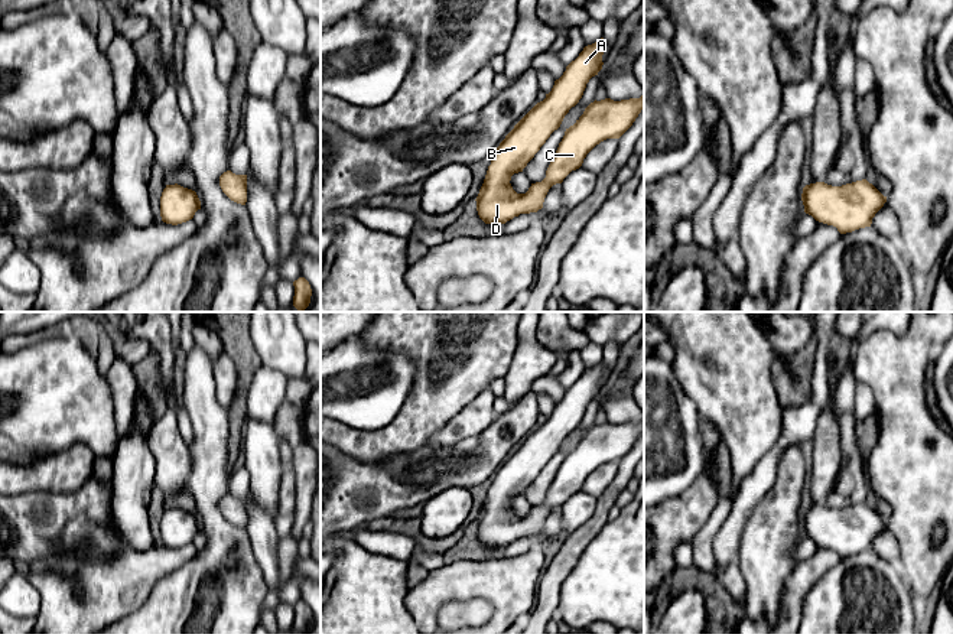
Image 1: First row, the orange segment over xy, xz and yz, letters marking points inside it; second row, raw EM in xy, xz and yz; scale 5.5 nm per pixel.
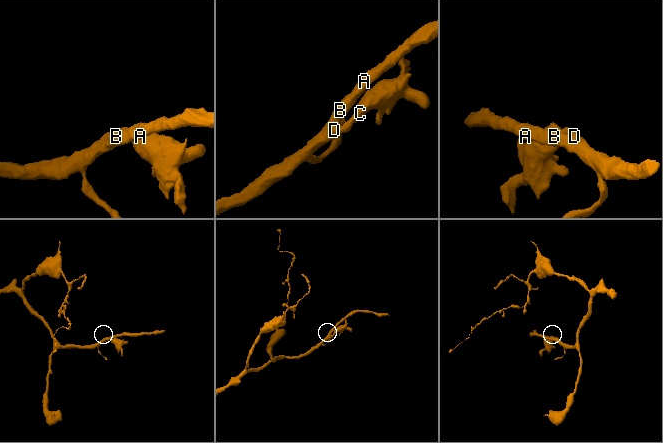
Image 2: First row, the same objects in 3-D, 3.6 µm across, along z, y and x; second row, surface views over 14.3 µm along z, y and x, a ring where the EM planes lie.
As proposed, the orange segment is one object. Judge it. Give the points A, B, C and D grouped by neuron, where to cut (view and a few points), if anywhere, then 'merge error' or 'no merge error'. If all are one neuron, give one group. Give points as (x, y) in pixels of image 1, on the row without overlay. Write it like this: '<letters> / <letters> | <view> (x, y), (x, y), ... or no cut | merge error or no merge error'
A B C D | no cut | no merge error

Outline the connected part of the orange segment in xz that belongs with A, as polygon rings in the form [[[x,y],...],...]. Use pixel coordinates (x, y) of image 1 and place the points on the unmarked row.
[[[604,361],[585,370],[579,380],[566,390],[563,399],[554,404],[554,409],[552,414],[546,417],[546,422],[537,426],[495,472],[484,507],[475,523],[478,539],[485,547],[505,547],[520,537],[537,536],[543,531],[549,513],[556,507],[562,507],[572,494],[579,492],[586,478],[596,468],[606,462],[619,462],[632,449],[644,432],[644,417],[640,422],[621,425],[614,425],[611,422],[601,425],[595,423],[585,432],[576,446],[566,452],[565,459],[546,494],[546,501],[541,505],[531,507],[526,517],[517,517],[513,513],[510,507],[511,500],[523,495],[550,458],[560,451],[569,433],[579,426],[589,403],[598,399],[602,393],[602,378],[605,373],[606,365]]]

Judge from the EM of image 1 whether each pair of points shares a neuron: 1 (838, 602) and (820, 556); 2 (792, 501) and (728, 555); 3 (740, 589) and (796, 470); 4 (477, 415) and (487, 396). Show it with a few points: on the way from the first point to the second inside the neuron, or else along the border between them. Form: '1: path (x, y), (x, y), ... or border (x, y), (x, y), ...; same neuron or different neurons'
1: border (842, 558), (810, 587), (804, 597); different neurons
2: border (748, 511), (735, 561); different neurons
3: border (735, 562), (745, 582), (745, 600); different neurons
4: path (480, 410), (484, 400); same neuron

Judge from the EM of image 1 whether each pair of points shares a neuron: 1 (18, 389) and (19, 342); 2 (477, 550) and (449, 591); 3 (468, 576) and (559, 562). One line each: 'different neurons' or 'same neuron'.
1: different neurons
2: different neurons
3: different neurons

